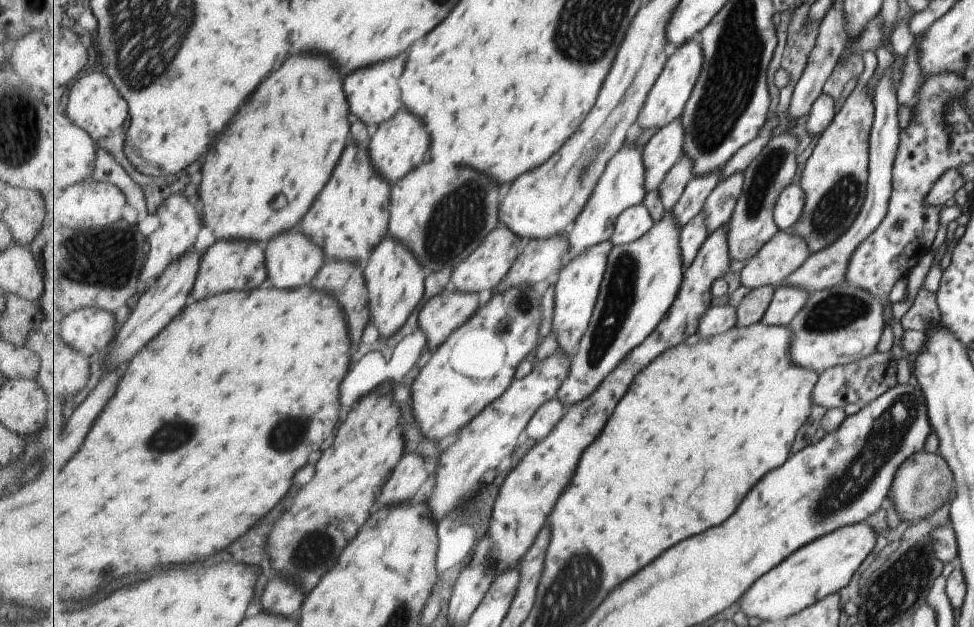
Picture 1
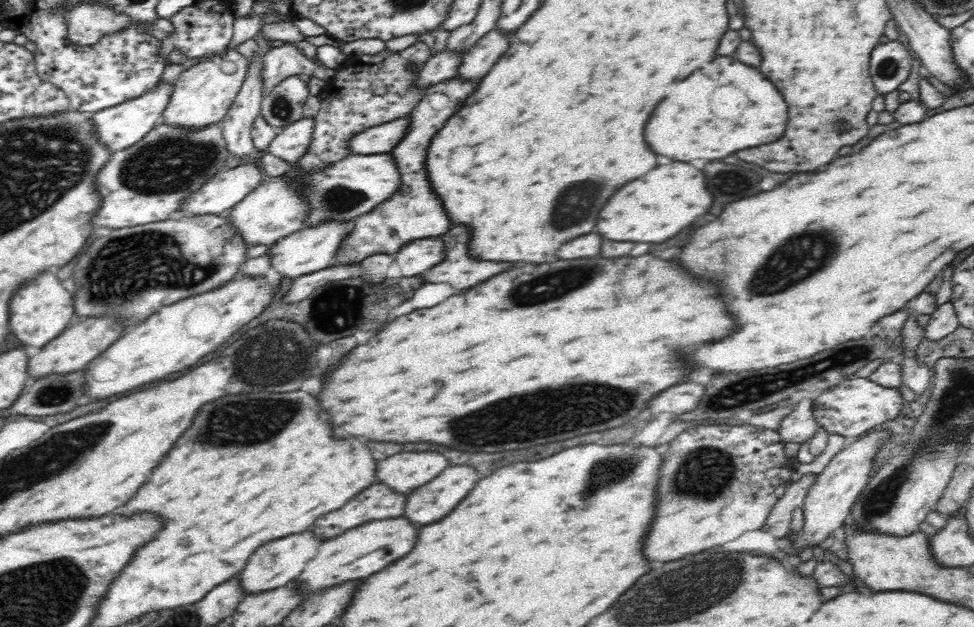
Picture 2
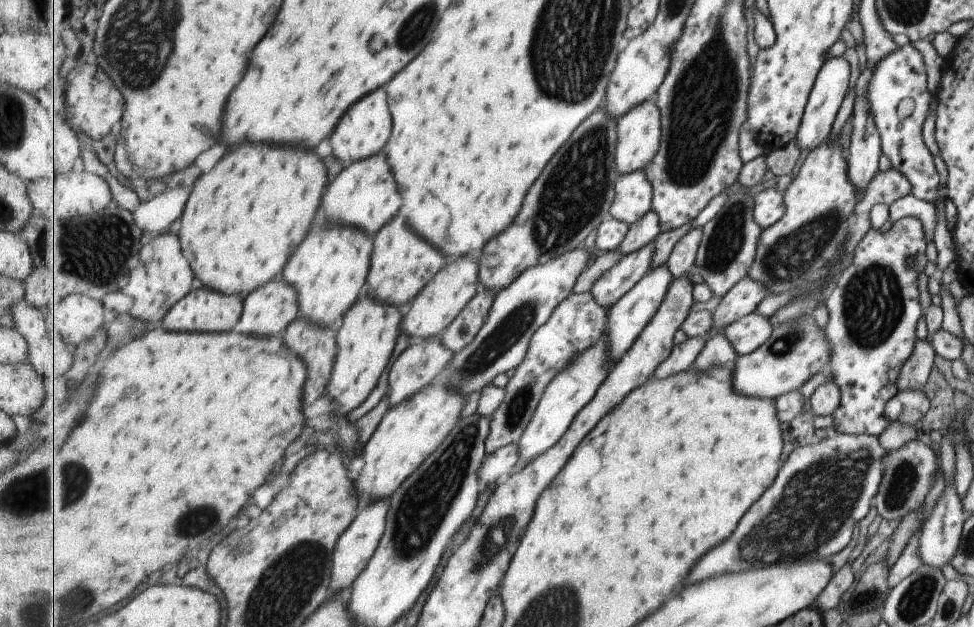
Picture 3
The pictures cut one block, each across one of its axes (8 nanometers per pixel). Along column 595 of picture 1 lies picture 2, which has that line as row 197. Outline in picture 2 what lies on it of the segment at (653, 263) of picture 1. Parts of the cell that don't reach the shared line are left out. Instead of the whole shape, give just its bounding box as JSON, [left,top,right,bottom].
[306,151,402,225]

